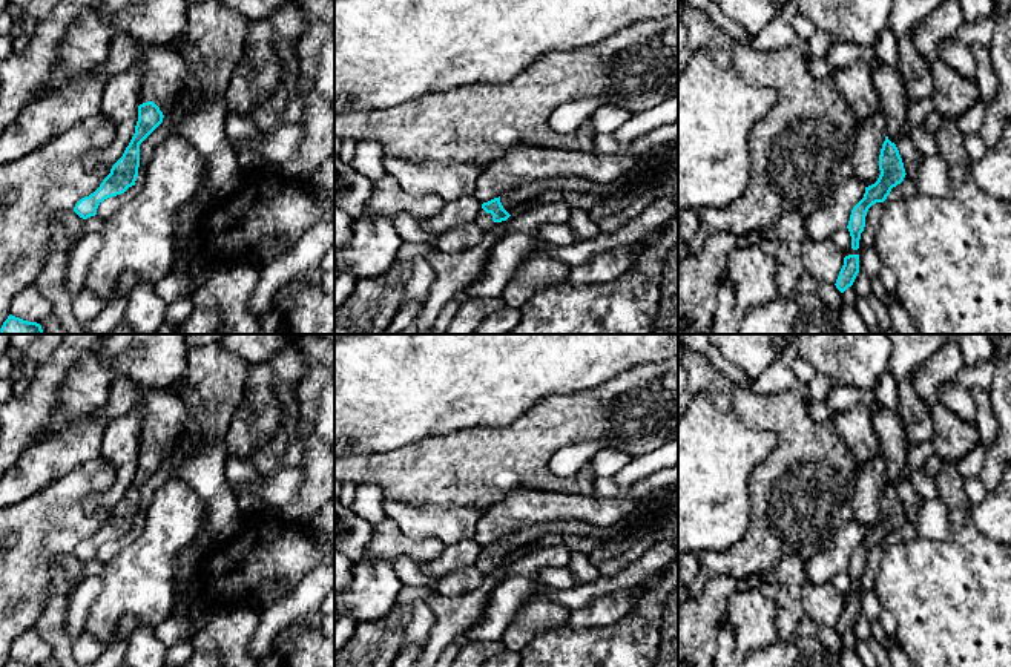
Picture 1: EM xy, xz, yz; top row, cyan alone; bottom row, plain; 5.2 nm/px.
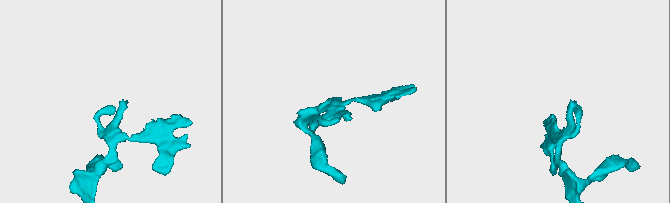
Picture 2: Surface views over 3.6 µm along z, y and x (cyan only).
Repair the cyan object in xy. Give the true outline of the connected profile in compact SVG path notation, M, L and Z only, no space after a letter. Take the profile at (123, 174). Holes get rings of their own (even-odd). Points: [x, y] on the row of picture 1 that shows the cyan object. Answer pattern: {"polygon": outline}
{"polygon": "M143 43L137 61L144 64L138 95L138 121L135 133L123 156L112 166L110 173L89 196L81 198L74 212L87 219L97 215L98 205L135 186L140 167L140 144L163 123L186 90L190 71L183 57L164 44Z"}

